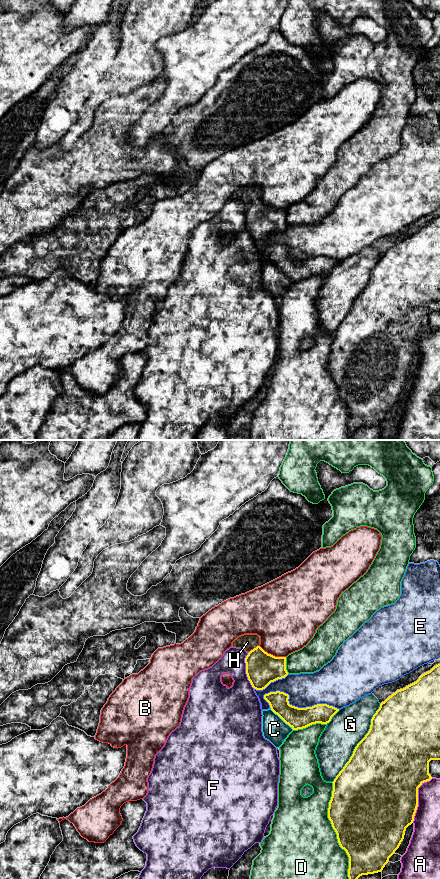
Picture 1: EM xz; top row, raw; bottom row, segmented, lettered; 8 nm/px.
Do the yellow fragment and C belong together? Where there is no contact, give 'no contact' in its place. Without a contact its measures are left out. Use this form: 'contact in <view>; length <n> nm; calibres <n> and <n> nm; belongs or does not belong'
contact in xz; length 260 nm; calibres 180 and 200 nm; does not belong

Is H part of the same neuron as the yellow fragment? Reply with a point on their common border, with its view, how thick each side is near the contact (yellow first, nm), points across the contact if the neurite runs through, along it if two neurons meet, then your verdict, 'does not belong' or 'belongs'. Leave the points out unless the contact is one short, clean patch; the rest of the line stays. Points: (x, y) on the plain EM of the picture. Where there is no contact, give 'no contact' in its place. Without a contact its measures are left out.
xz (254, 200) | 260/140 nm | across xz (262, 220), (257, 213), (254, 200), (247, 194) | belongs

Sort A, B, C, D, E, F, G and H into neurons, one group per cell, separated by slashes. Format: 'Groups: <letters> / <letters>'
Groups: A / B / C / D / E / F / G / H

